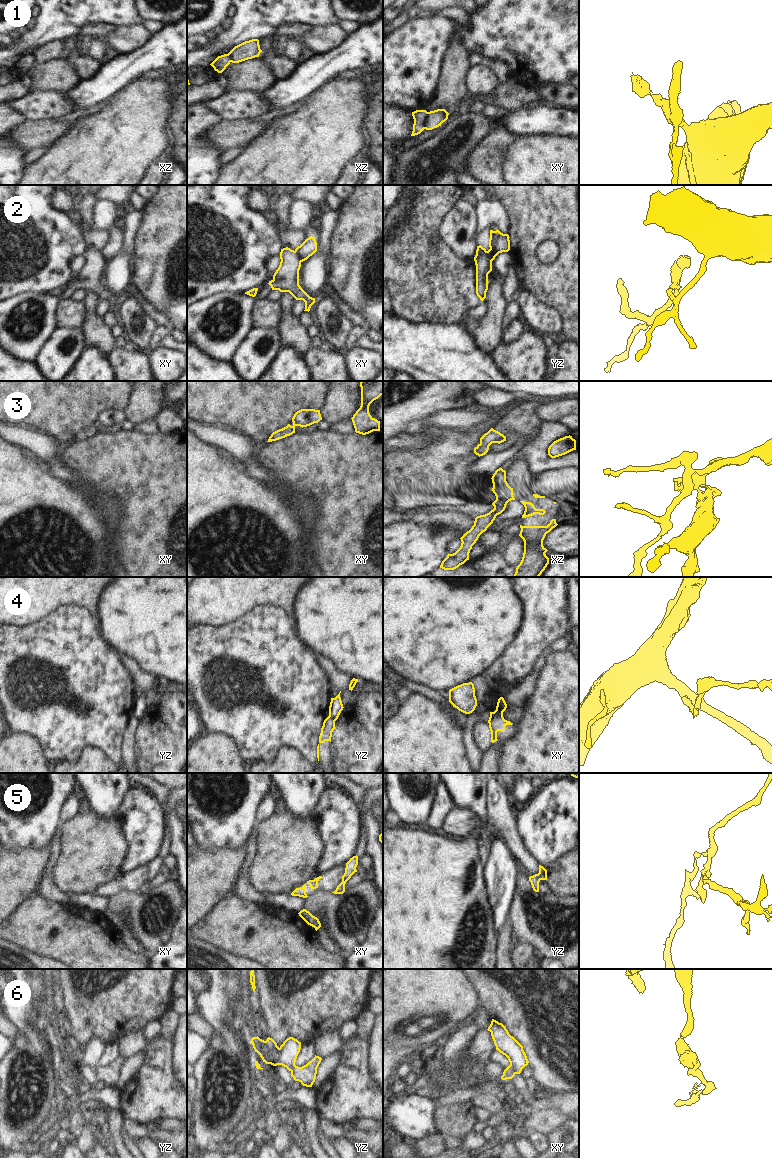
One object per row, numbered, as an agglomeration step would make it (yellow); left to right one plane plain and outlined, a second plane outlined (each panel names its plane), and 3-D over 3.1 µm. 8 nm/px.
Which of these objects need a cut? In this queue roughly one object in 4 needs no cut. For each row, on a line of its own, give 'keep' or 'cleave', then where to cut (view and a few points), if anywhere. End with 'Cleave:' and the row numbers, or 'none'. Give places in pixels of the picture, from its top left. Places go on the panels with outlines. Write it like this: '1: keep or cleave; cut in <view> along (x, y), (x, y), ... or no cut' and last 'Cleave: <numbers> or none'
1: cleave; cut in xy along (427, 112), (423, 128)
2: cleave; cut in yz along (475, 255), (481, 256), (486, 254), (492, 260)
3: keep; no cut
4: cleave; cut in xy along (502, 714), (490, 717)
5: cleave; cut in yz along (546, 872), (539, 878)
6: cleave; cut in xy along (510, 1064), (515, 1073)
Cleave: 1, 2, 4, 5, 6

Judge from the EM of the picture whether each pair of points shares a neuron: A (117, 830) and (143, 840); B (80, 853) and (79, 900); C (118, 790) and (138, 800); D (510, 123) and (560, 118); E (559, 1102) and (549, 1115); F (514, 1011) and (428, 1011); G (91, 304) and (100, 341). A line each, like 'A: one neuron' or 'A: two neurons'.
A: two neurons
B: two neurons
C: two neurons
D: one neuron
E: two neurons
F: two neurons
G: one neuron

